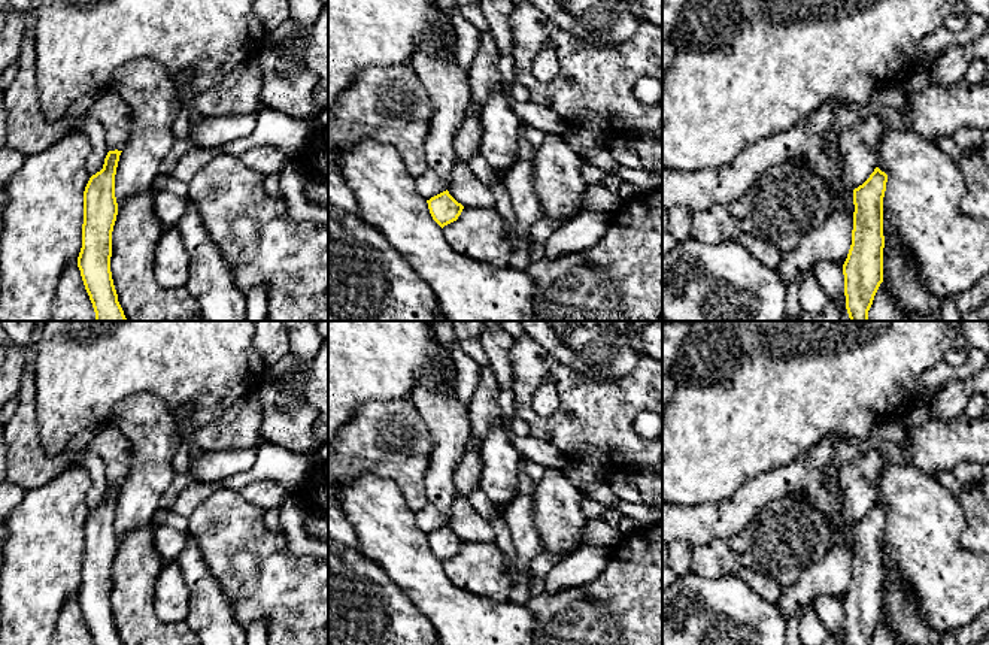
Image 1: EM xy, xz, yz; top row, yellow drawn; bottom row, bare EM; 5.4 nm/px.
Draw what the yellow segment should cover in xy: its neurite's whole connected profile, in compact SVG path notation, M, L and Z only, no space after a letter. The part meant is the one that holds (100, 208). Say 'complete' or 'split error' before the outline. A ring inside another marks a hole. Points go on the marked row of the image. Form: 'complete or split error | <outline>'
complete | M109 151L103 169L84 191L82 248L78 267L95 312L95 321L127 321L110 272L112 231L118 215L115 175L122 151Z

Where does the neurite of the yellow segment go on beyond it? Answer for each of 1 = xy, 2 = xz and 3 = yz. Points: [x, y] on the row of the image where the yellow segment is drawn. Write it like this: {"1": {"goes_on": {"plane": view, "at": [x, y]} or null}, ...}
{"1": {"goes_on": null}, "2": {"goes_on": null}, "3": {"goes_on": null}}

